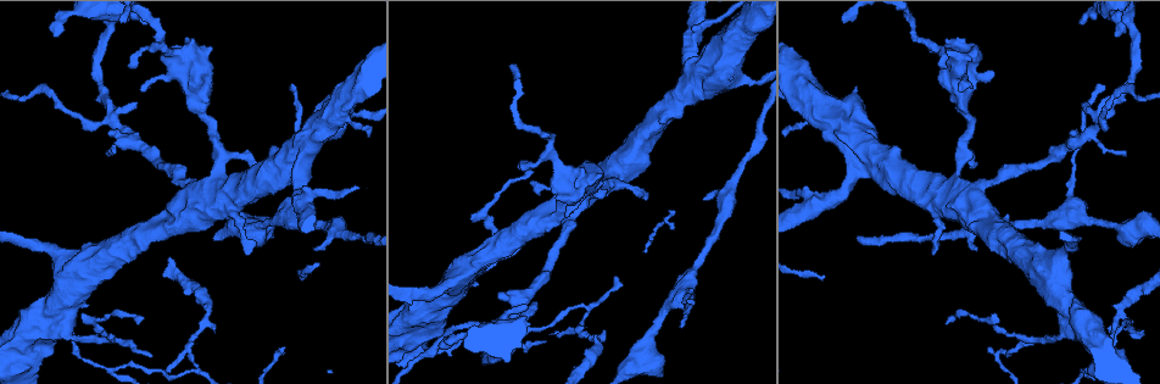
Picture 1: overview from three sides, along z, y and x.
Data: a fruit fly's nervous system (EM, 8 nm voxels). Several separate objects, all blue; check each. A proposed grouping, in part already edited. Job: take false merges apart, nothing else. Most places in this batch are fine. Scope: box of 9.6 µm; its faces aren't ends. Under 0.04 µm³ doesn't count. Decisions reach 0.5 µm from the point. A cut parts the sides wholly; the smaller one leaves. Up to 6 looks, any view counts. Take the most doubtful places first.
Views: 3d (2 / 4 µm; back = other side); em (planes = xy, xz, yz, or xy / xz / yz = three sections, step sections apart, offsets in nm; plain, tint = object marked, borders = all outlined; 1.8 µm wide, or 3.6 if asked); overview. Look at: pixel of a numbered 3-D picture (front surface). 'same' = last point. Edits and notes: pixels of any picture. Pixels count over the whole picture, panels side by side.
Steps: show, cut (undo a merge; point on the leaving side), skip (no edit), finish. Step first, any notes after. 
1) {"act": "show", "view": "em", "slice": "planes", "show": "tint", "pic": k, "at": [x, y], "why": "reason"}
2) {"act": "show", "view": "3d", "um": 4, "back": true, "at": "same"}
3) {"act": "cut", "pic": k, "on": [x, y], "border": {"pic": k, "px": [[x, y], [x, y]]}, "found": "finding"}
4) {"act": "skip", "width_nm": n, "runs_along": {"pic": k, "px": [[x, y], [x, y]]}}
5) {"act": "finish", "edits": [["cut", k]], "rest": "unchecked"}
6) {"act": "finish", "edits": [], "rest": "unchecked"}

{"act": "show", "view": "em", "slice": "yz", "step": 8, "show": "tint", "pic": 1, "at": [208, 303], "why": "calibre changes"}

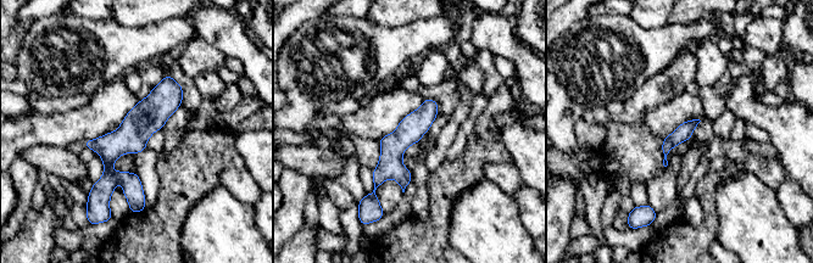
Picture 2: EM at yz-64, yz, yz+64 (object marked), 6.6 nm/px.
{"act": "show", "view": "em", "slice": "planes", "show": "tint", "at": "same"}

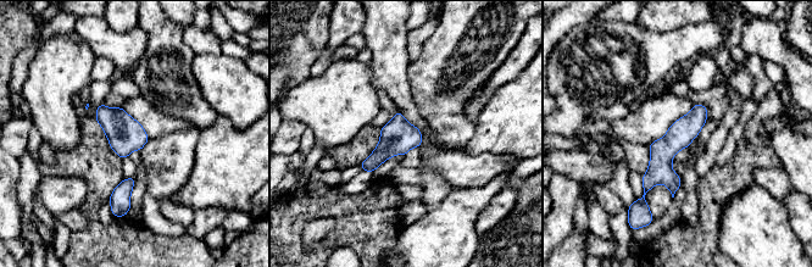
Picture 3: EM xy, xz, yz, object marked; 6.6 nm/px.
{"act": "skip", "width_nm": 170, "found": "continuous, no second cell"}

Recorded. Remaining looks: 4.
{"act": "show", "view": "3d", "um": 4, "pic": 1, "at": [616, 174], "why": "thin arm on a thick one"}

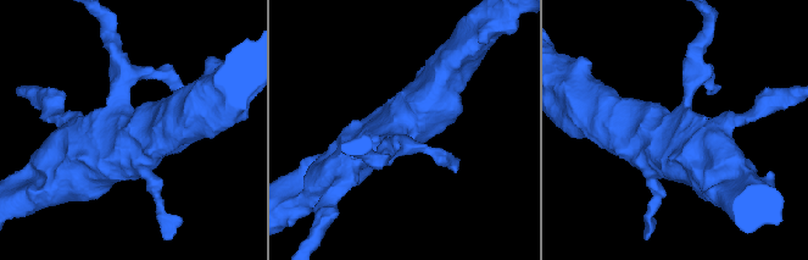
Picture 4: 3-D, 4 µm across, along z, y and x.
{"act": "show", "view": "em", "um": 3.6, "slice": "planes", "show": "tint", "pic": 4, "at": [402, 123], "arms": 4}

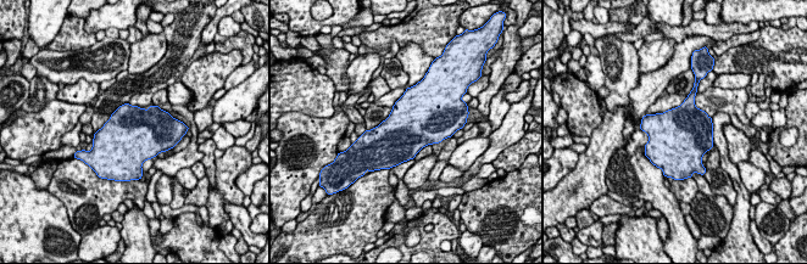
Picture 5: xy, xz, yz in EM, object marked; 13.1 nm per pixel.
{"act": "skip", "width_nm": 700, "found": "one cell here"}

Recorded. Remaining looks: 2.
{"act": "show", "view": "em", "um": 3.6, "slice": "xy", "step": 16, "show": "tint", "pic": 1, "at": [712, 73], "why": "abrupt turn"}

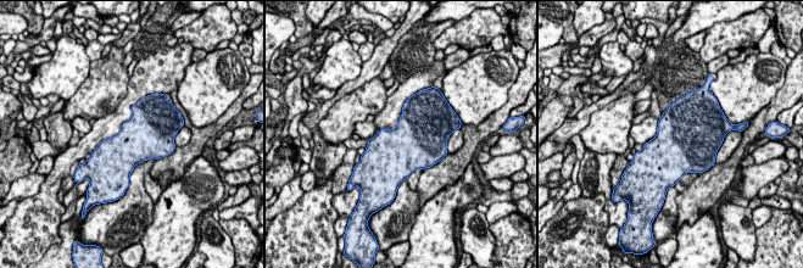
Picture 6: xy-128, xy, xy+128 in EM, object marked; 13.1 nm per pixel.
{"act": "show", "view": "em", "um": 3.6, "slice": "planes", "show": "borders", "at": "same", "why": "cut it another way"}

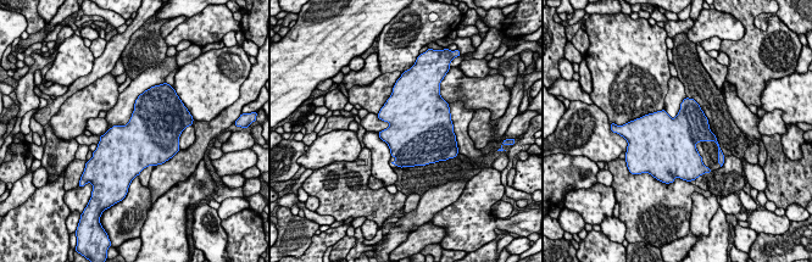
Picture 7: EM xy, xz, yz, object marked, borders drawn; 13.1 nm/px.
{"act": "skip", "width_nm": 650, "found": "continuous, no second cell"}

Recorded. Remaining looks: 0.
{"act": "finish", "edits": [], "rest": "unchecked"}

